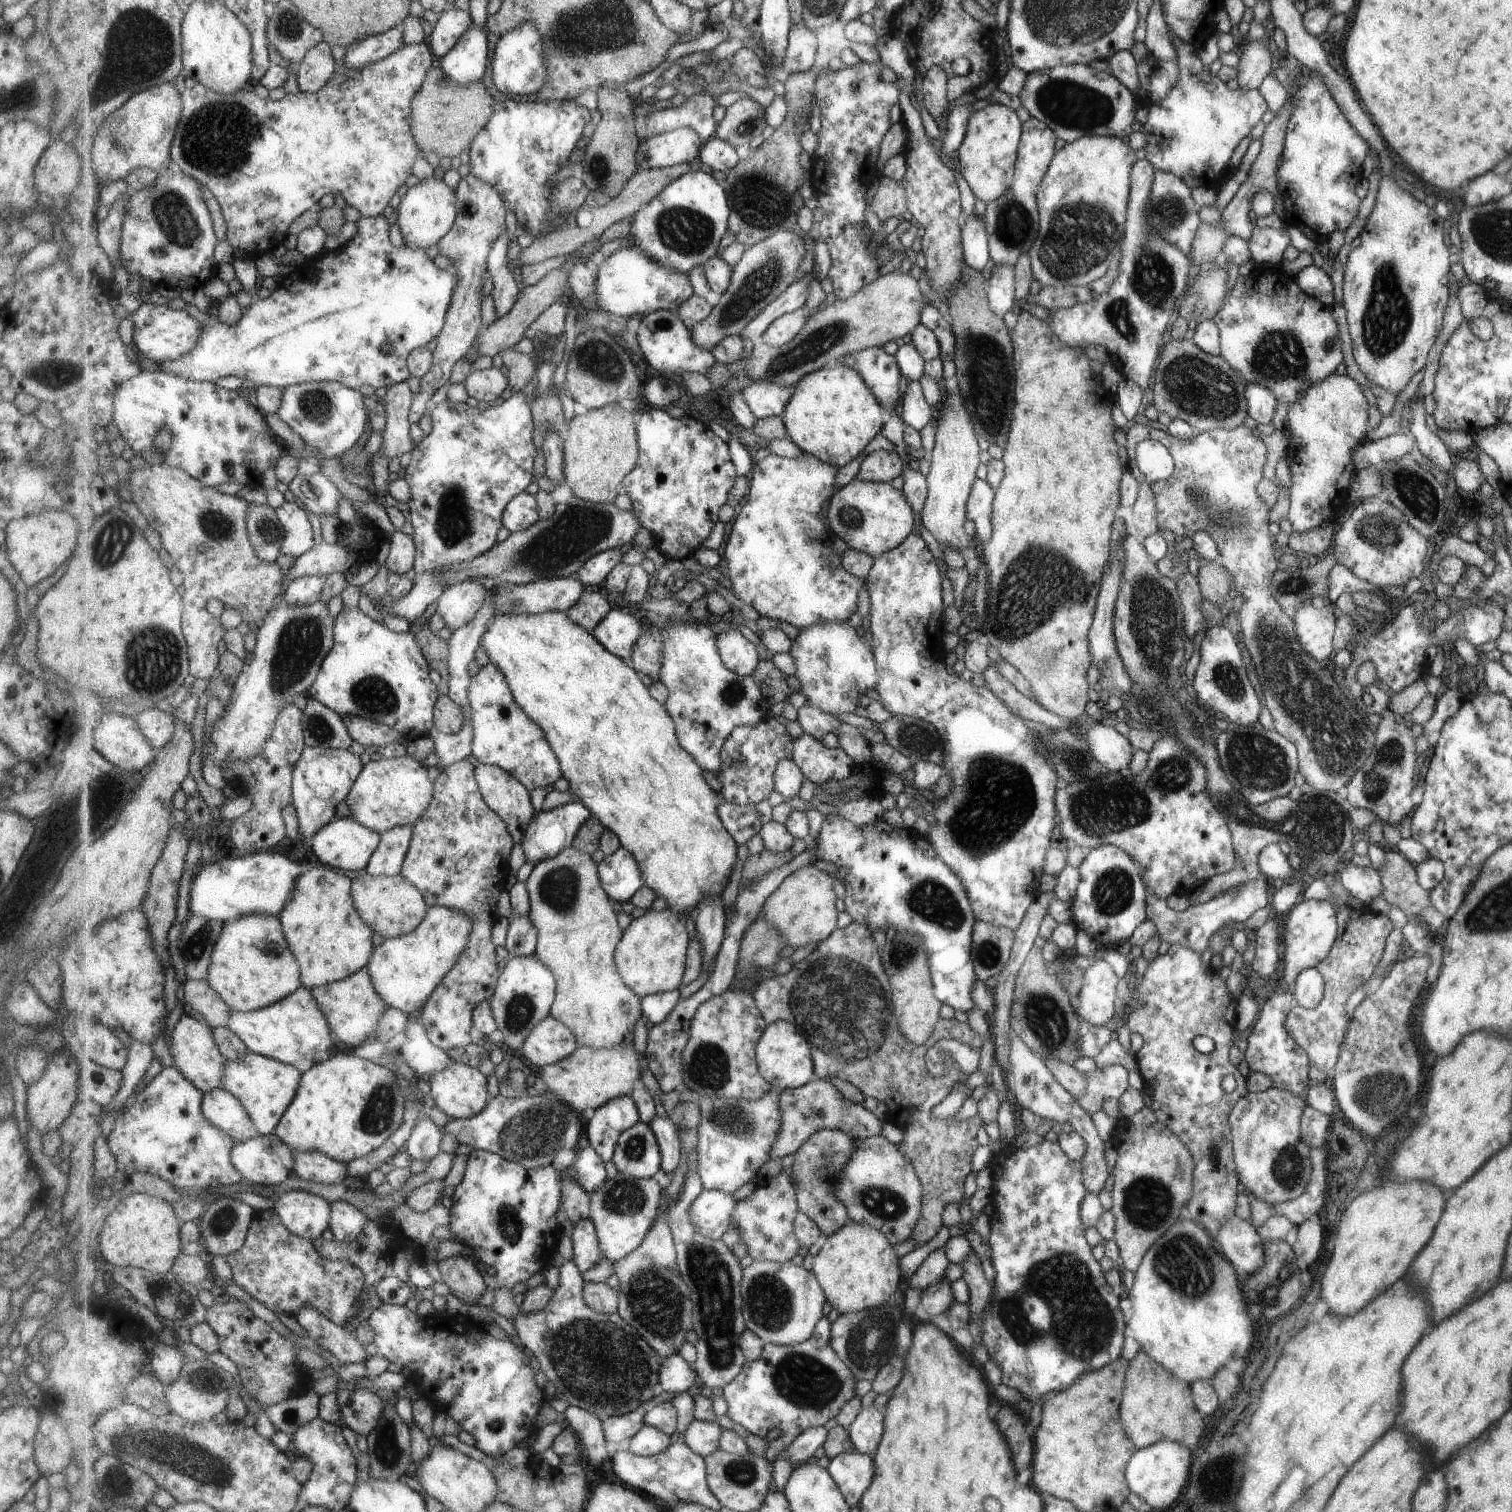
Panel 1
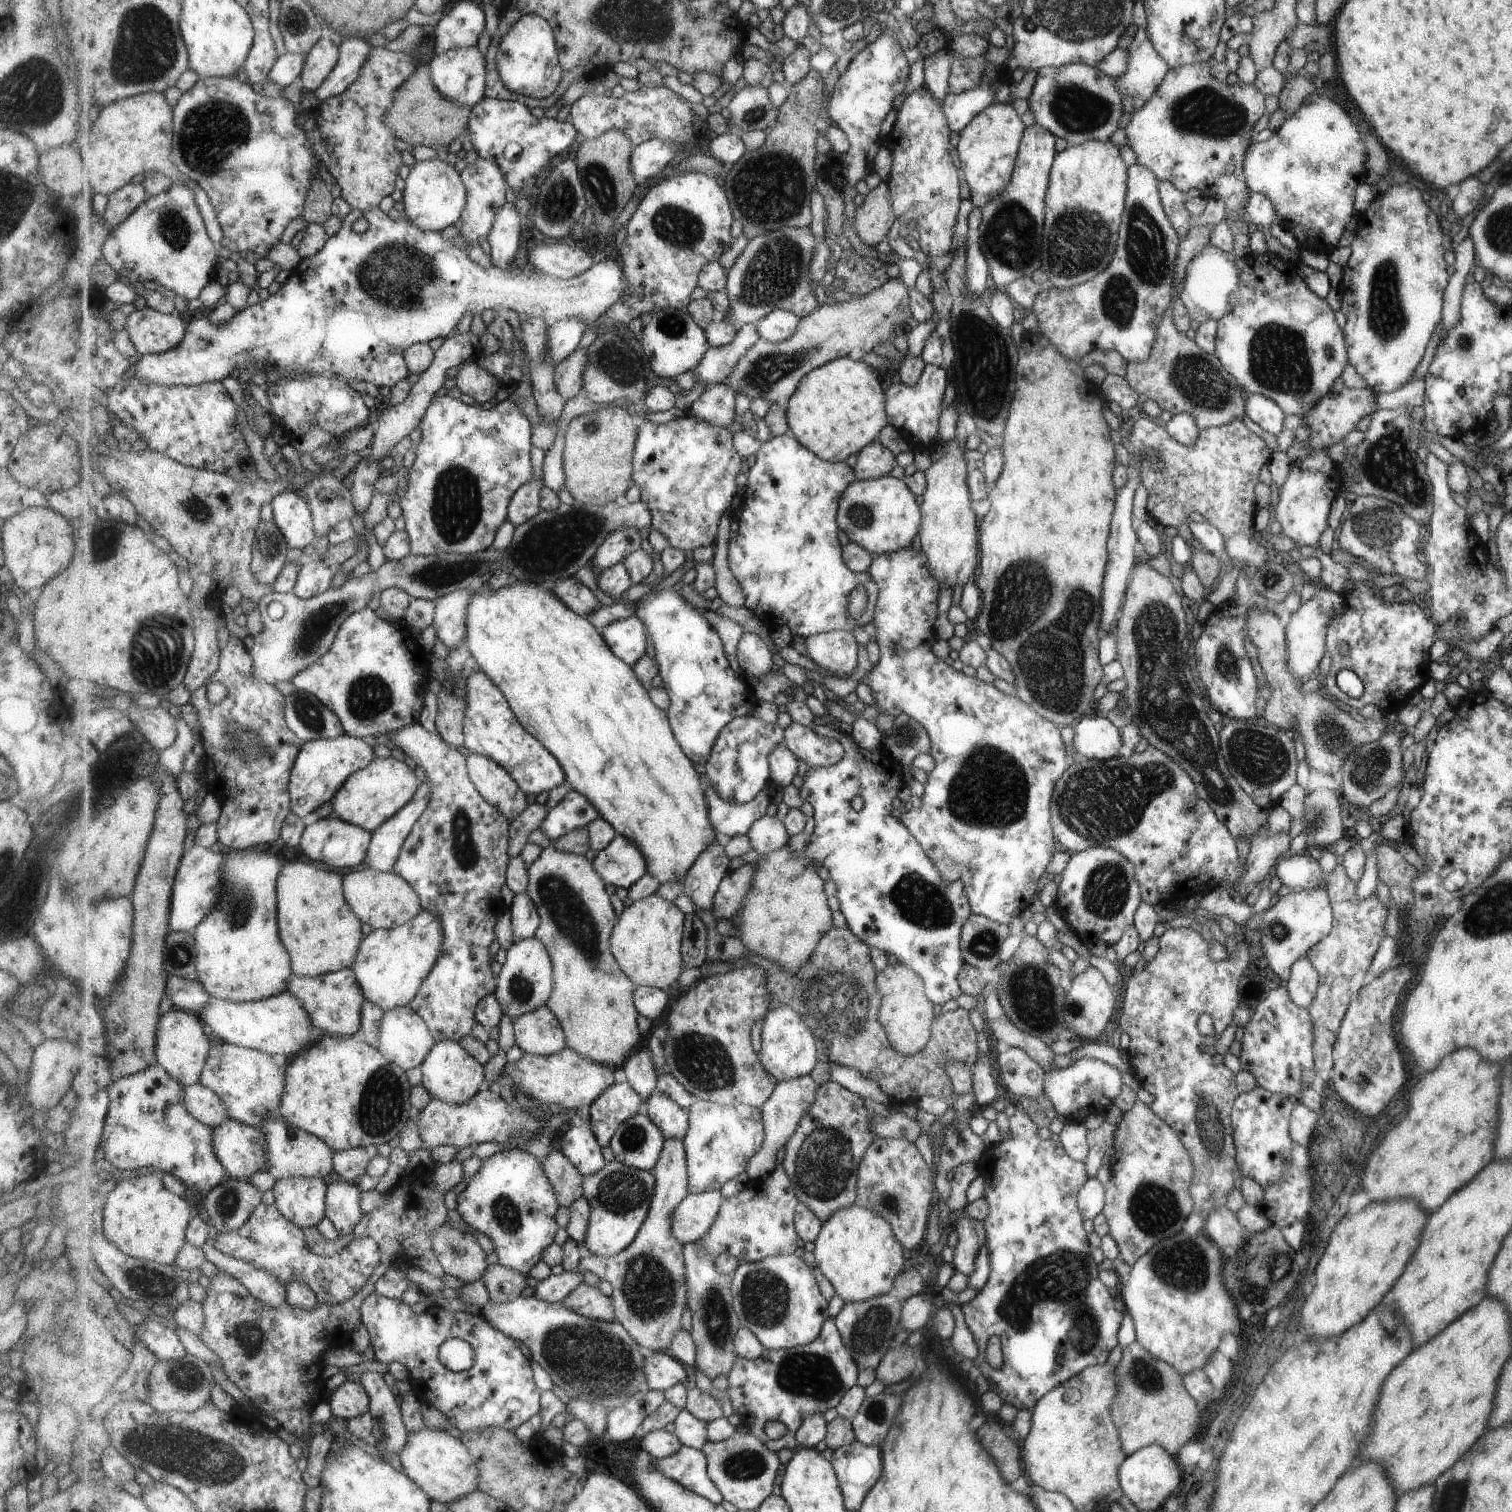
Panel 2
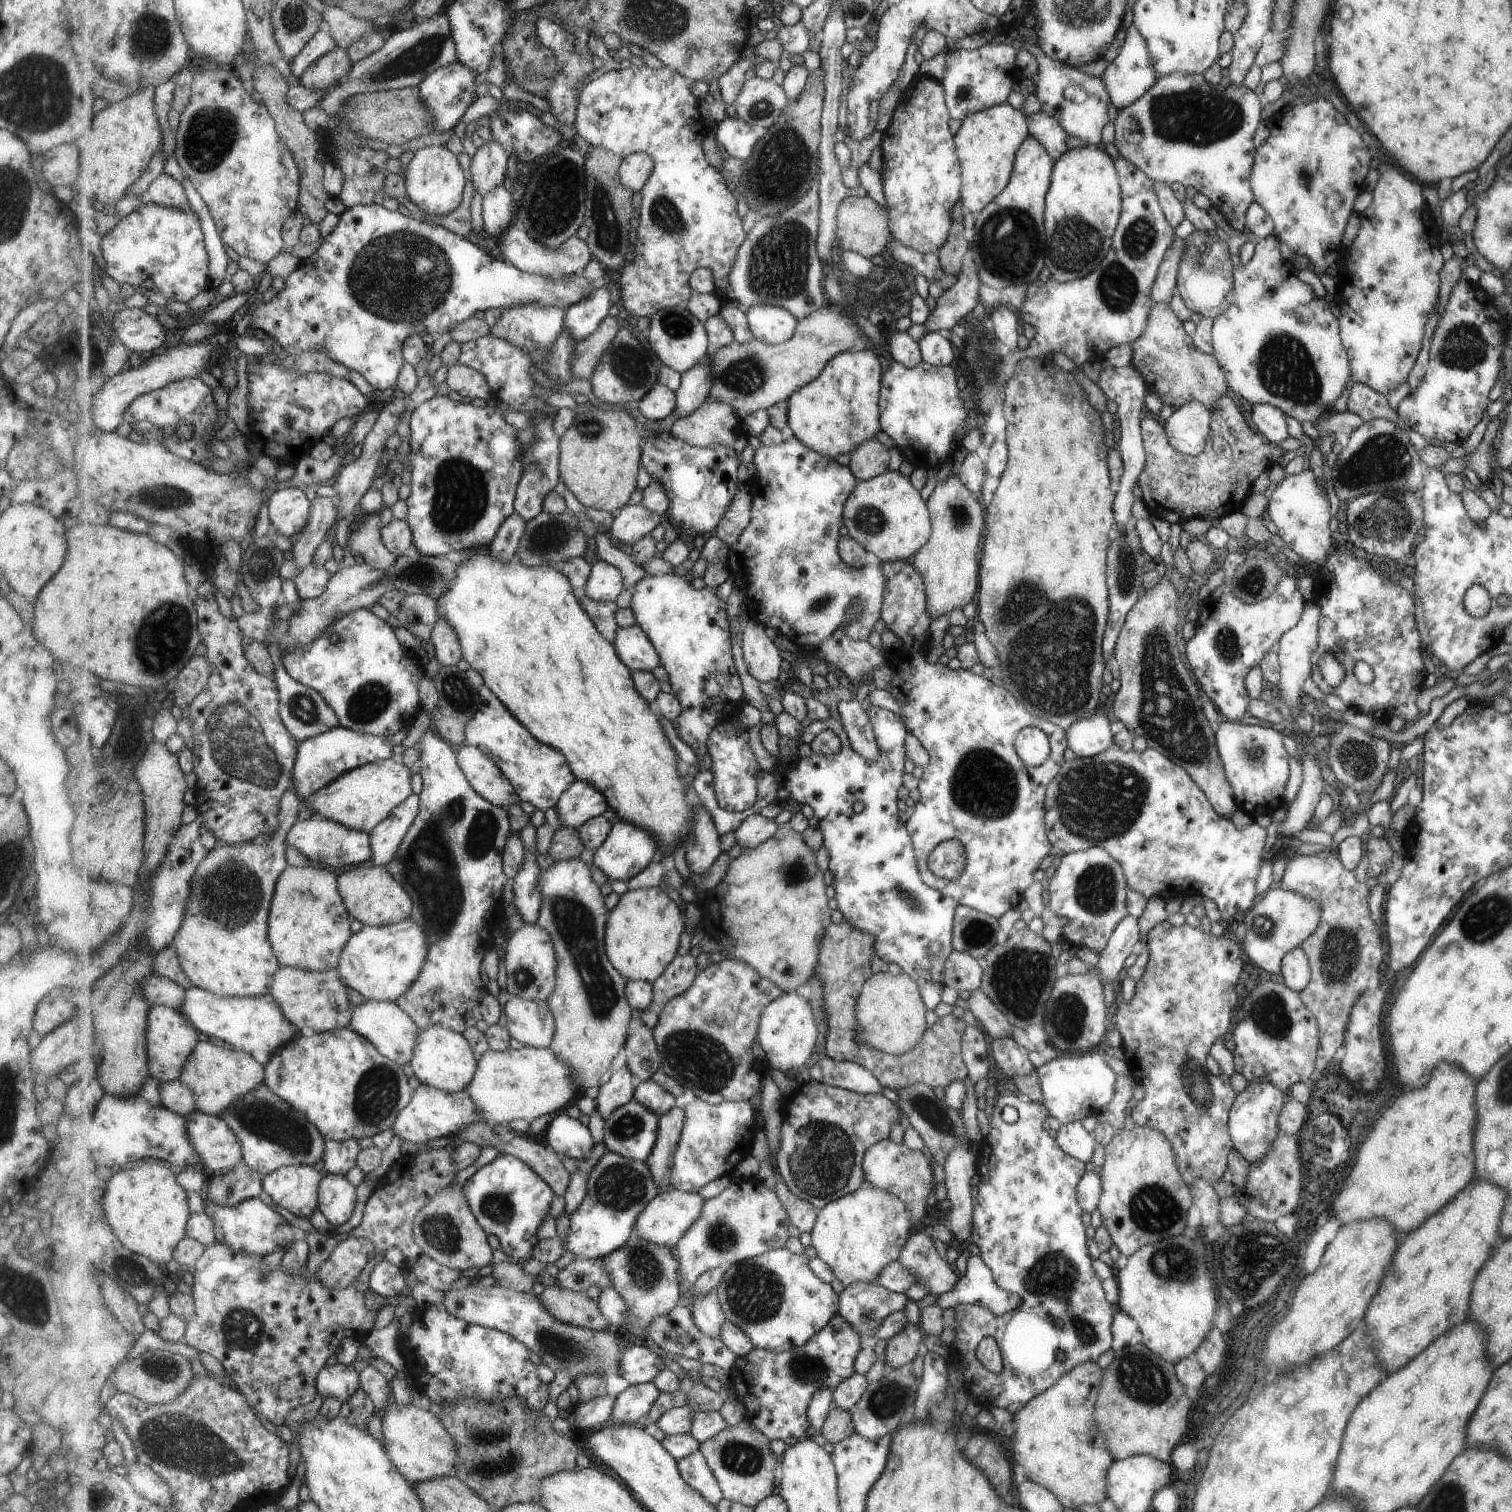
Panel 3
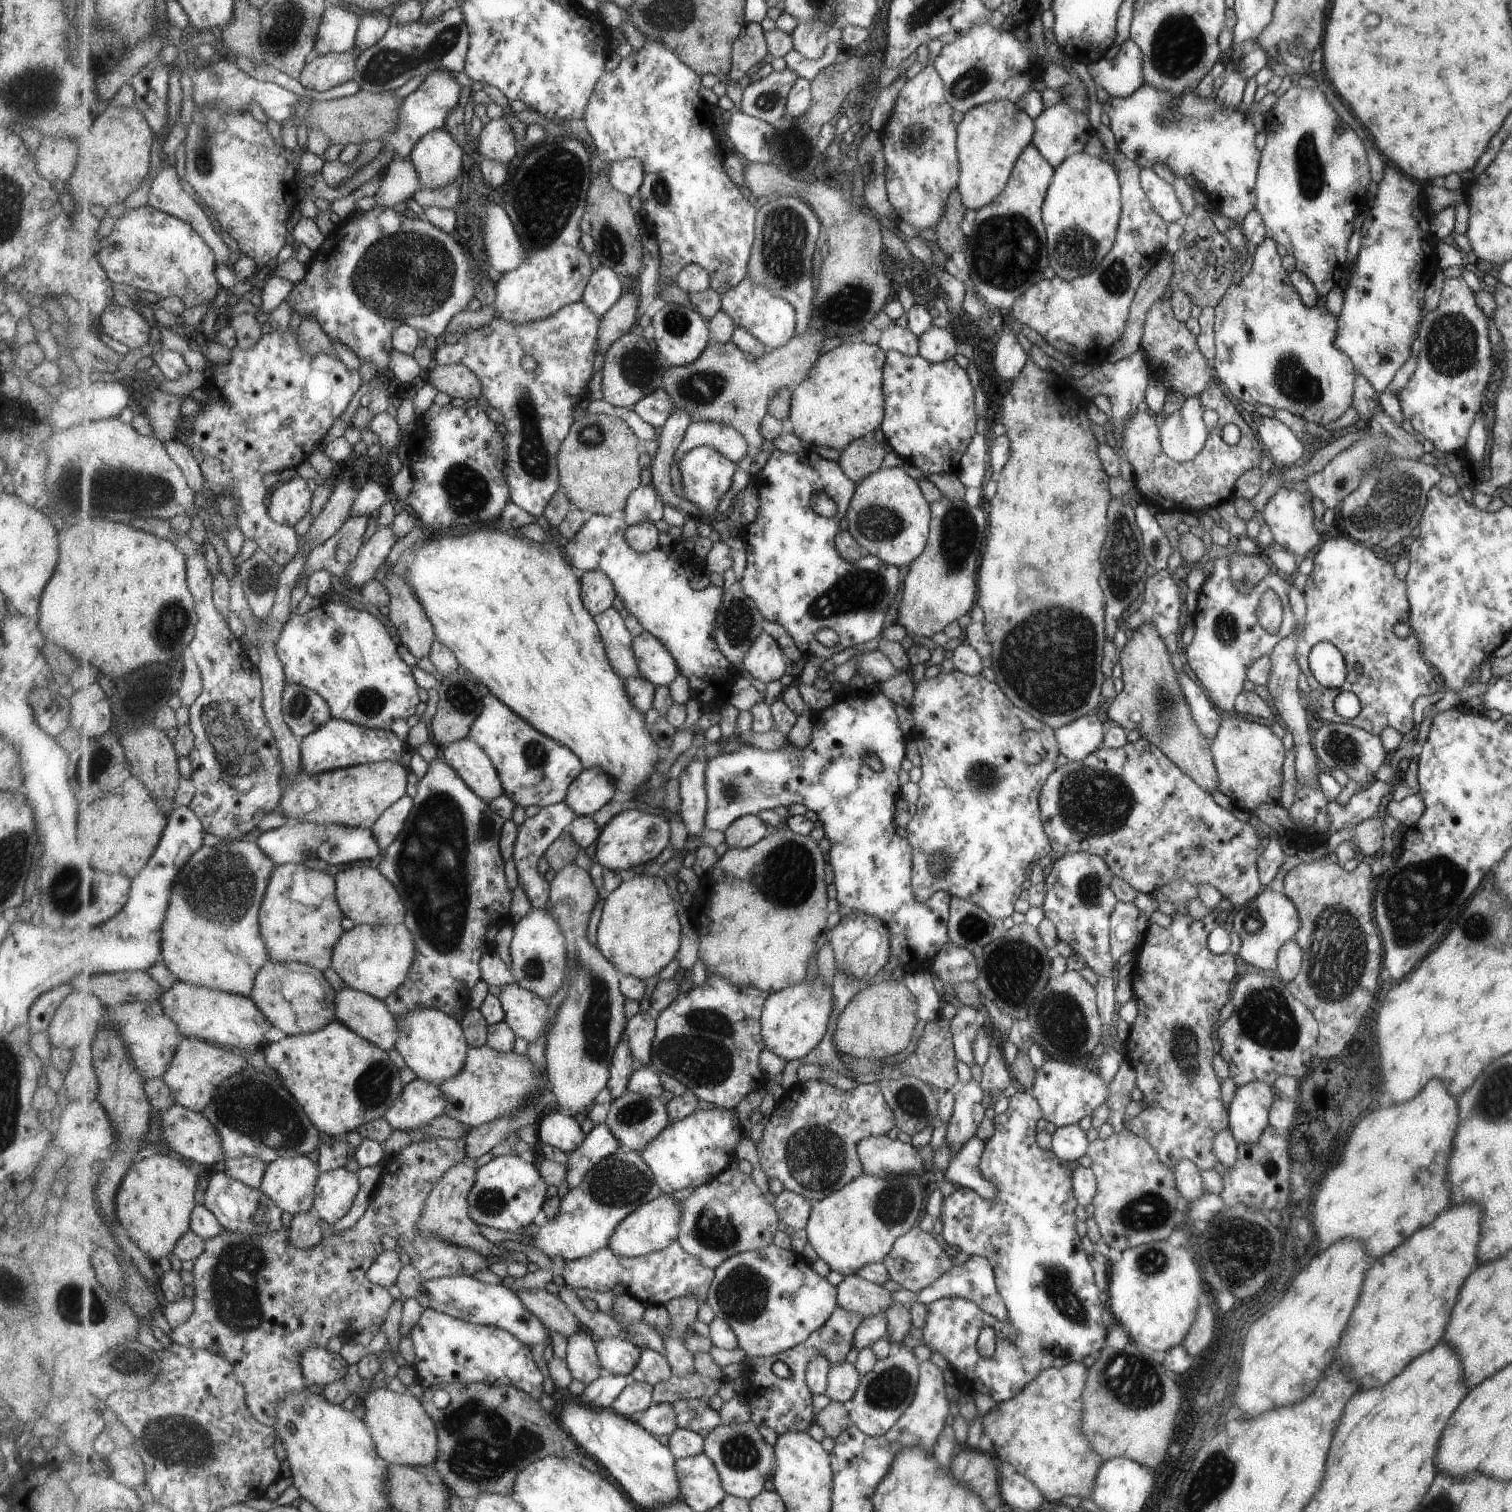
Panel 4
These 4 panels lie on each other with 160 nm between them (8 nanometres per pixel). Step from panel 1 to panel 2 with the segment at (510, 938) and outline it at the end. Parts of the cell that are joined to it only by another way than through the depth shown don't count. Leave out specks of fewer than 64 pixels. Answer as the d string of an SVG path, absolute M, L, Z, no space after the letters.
M527 892L515 896L510 909L514 930L513 944L535 937L542 920L535 901Z

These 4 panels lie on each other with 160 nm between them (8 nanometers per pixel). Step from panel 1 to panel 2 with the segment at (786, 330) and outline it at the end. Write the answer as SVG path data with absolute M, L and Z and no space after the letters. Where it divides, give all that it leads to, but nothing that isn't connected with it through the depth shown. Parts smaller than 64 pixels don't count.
M775 309L758 321L758 331L764 339L772 343L780 343L797 332L801 319L793 311Z

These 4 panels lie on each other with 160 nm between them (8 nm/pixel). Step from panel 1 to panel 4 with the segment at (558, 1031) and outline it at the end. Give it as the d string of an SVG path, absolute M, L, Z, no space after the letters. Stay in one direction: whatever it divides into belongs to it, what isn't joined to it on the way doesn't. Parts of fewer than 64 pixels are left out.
M517 982L502 987L499 998L504 1005L507 1024L519 1038L528 1044L542 1038L550 1026L548 1001Z

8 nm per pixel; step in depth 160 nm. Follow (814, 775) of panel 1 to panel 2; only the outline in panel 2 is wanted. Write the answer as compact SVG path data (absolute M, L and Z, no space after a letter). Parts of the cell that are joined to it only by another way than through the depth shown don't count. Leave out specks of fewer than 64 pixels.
M792 722L785 732L786 745L809 767L830 767L845 756L846 750L840 740L819 736L813 726Z

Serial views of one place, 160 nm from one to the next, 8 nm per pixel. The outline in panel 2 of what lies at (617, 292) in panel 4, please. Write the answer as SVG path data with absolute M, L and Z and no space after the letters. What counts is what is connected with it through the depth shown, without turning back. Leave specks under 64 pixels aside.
M573 317L557 321L548 328L548 360L555 368L577 350L588 326L589 322Z

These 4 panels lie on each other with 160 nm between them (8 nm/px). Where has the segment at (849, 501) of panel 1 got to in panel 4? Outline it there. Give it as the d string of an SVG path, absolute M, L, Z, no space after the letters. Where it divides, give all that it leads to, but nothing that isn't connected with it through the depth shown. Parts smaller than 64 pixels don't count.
M902 467L881 468L867 479L862 480L856 488L846 518L849 530L871 555L878 556L885 564L903 567L912 562L927 546L927 524L931 522L930 504L921 496L921 489Z

